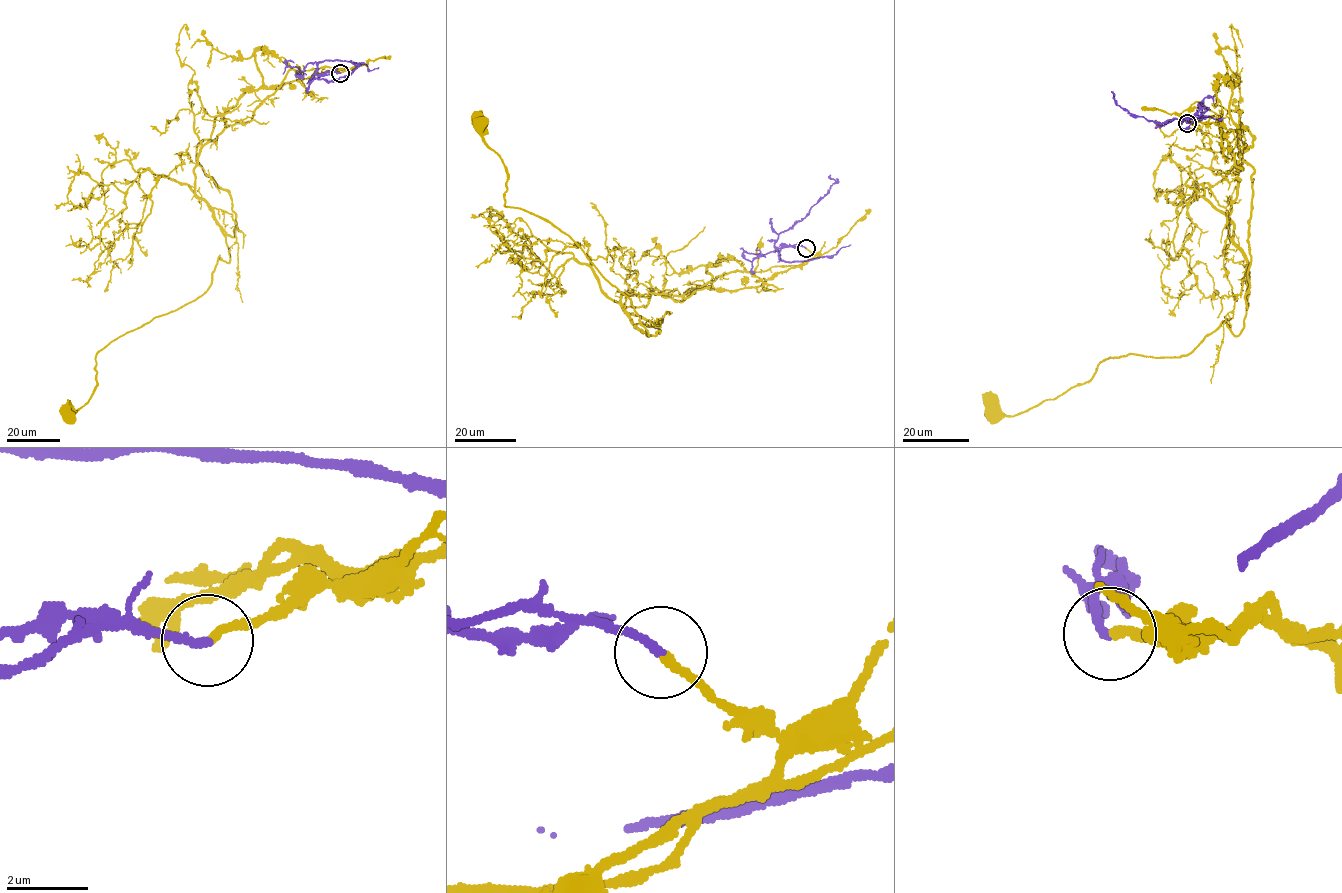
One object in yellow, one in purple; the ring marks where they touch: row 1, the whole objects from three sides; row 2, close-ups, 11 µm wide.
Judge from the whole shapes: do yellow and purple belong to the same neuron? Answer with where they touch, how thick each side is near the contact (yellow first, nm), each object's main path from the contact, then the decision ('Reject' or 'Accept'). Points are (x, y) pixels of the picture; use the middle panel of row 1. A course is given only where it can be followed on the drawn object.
Place: (806, 248). Thickness 200 nm (yellow) against 200 nm. Course of yellow: (806, 248), (805, 264), (724, 273), (688, 297), (622, 293), (648, 337), (573, 239), (505, 206), (483, 122). Course of purple: (806, 248), (777, 248), (774, 241), (782, 232), (802, 220), (836, 182), (830, 175). Accept

